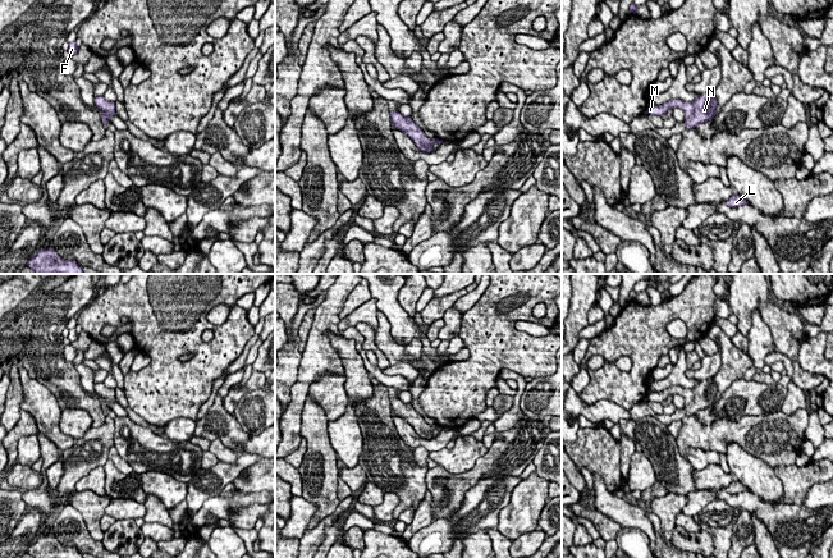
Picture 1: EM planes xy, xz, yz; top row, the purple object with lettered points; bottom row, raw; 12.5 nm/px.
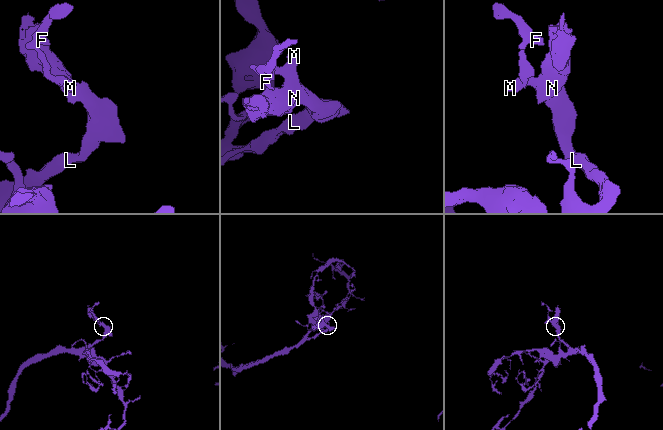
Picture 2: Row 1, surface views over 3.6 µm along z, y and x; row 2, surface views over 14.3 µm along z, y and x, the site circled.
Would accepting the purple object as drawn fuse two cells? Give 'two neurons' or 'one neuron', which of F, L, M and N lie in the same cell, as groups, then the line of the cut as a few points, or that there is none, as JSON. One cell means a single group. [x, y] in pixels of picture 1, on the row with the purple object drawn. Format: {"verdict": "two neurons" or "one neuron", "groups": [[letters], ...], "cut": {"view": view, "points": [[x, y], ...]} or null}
{"verdict": "one neuron", "groups": [["F", "L", "M", "N"]], "cut": null}

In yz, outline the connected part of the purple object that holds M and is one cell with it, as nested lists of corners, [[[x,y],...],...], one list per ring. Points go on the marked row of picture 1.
[[[713,91],[705,95],[699,95],[694,101],[670,100],[662,105],[649,106],[646,113],[650,115],[662,116],[669,109],[679,108],[685,113],[686,129],[697,127],[714,118],[717,109],[717,99],[713,96]]]

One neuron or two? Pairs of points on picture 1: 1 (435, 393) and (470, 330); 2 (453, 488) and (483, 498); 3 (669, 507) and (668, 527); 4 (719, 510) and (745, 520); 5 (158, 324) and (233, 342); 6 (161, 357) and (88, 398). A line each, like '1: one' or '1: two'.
1: one
2: two
3: one
4: two
5: one
6: two

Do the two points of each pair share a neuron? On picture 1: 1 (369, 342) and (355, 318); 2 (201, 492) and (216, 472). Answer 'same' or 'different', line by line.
1: different
2: same

